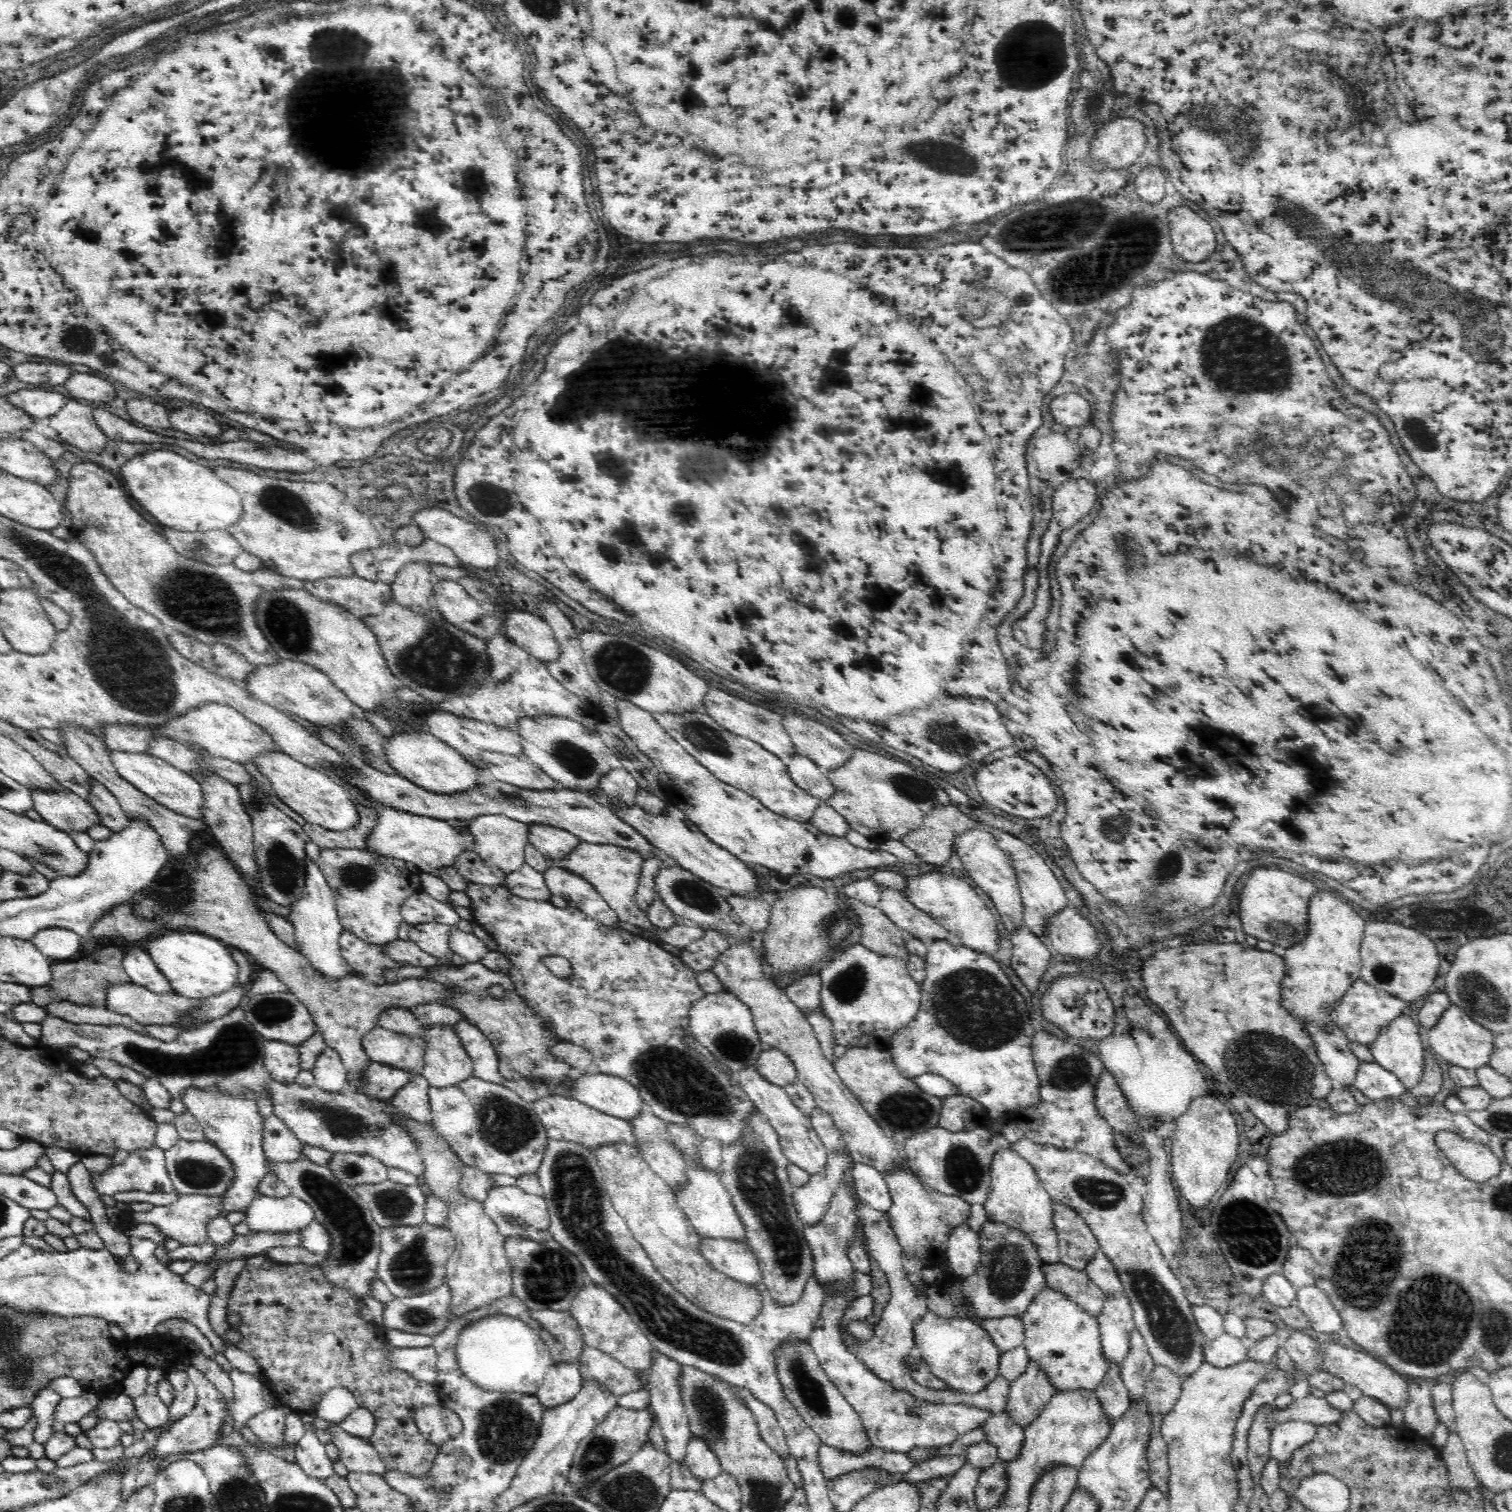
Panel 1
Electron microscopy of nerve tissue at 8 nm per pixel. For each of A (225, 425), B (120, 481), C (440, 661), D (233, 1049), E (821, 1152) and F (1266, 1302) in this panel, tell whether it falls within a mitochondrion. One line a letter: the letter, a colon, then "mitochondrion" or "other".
A: other
B: other
C: mitochondrion
D: mitochondrion
E: other
F: other

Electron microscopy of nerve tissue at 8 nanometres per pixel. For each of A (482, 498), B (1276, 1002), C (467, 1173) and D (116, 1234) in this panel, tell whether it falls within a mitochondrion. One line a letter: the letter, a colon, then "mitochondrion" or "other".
A: mitochondrion
B: other
C: other
D: other

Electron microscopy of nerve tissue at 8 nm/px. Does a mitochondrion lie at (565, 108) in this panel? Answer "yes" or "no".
no

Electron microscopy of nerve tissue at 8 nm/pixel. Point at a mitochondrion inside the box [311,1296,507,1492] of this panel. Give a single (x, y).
(413, 1316)

